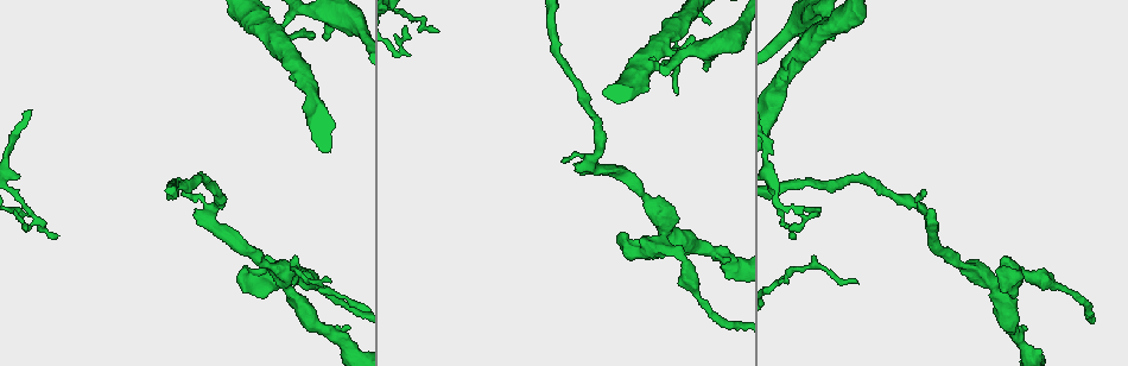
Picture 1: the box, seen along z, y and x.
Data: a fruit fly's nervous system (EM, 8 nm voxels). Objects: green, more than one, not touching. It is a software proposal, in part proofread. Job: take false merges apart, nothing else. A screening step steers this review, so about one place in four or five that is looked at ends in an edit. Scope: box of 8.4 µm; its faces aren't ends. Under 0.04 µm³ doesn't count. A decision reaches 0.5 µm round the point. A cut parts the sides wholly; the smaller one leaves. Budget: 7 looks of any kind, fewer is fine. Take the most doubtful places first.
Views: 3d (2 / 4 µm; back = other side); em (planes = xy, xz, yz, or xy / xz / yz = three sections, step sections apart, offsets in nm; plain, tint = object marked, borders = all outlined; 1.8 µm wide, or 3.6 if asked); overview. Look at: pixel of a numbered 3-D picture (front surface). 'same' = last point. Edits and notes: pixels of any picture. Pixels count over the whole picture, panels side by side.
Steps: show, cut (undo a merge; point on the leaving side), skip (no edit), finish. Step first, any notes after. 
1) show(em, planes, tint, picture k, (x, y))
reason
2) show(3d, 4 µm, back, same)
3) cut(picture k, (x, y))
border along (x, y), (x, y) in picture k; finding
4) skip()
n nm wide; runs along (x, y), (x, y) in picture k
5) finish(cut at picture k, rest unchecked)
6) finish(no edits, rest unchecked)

show(3d, 2 µm, picture 1, (285, 286))
small branch off a trunk

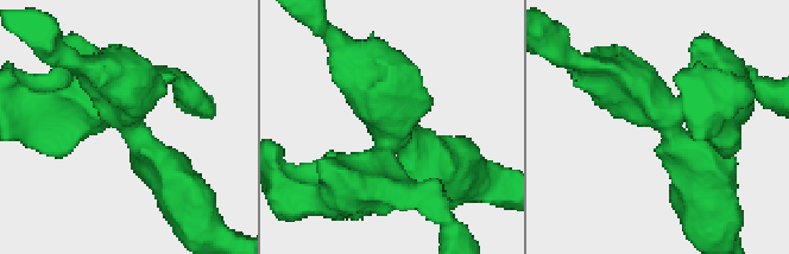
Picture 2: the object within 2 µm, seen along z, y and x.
show(em, 3.6 µm, planes, tint, picture 2, (394, 130))
now the EM

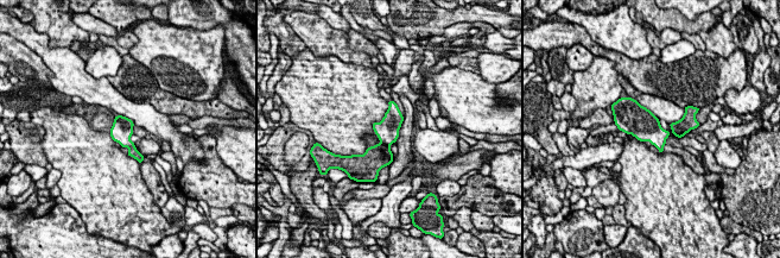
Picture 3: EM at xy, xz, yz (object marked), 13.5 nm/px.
cut(picture 3, (379, 156))
a second neuron is stuck on

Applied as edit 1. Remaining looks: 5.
show(em, 3.6 µm, xy, step 8, tint, picture 1, (588, 170))
sharp bend

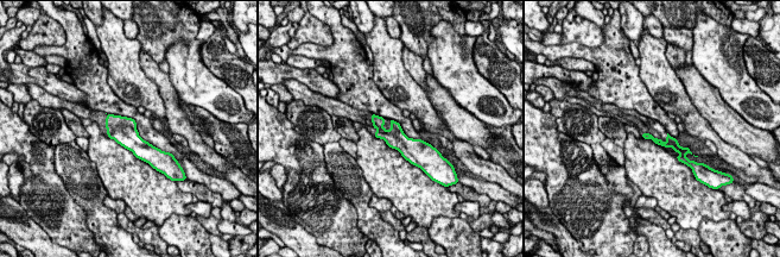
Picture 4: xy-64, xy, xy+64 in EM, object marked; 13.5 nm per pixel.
show(em, 3.6 µm, planes, tint, same)
another direction

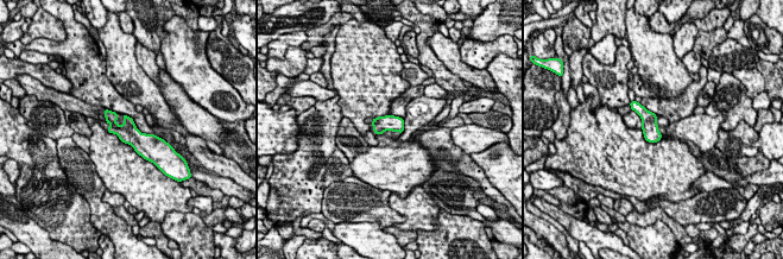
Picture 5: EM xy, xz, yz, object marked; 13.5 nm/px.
skip()
runs along (107, 113), (134, 138), (156, 139) in picture 5; continuous, no second neuron

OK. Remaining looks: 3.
finish(cut at picture 3, rest unchecked)

